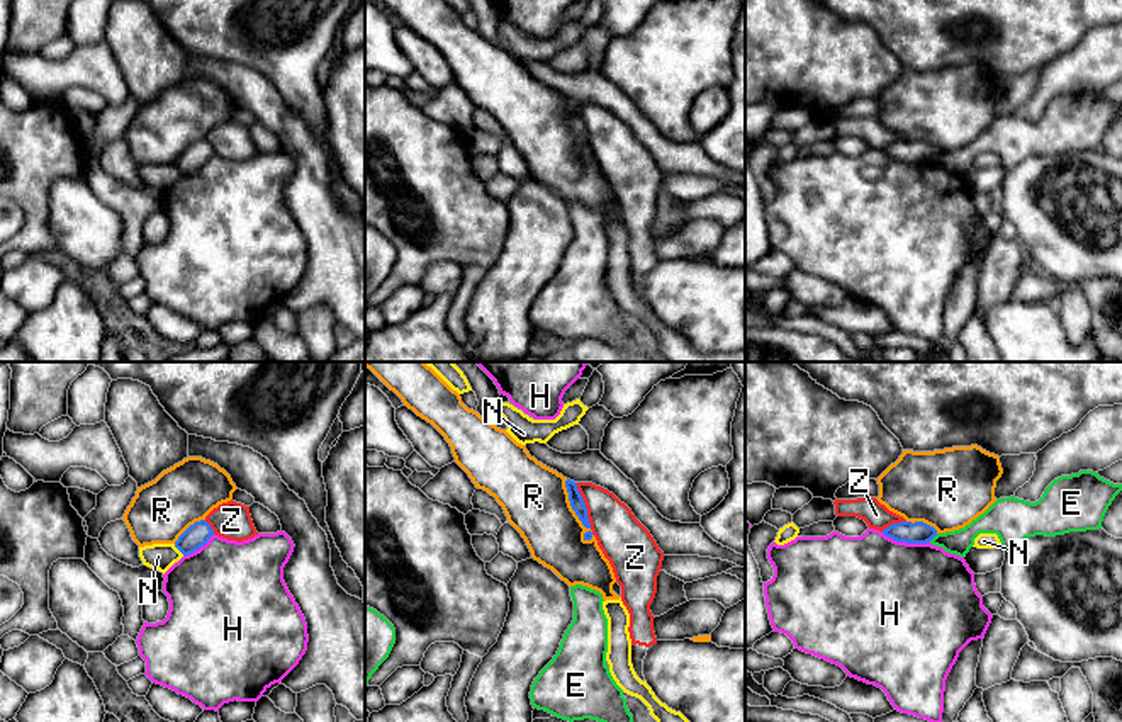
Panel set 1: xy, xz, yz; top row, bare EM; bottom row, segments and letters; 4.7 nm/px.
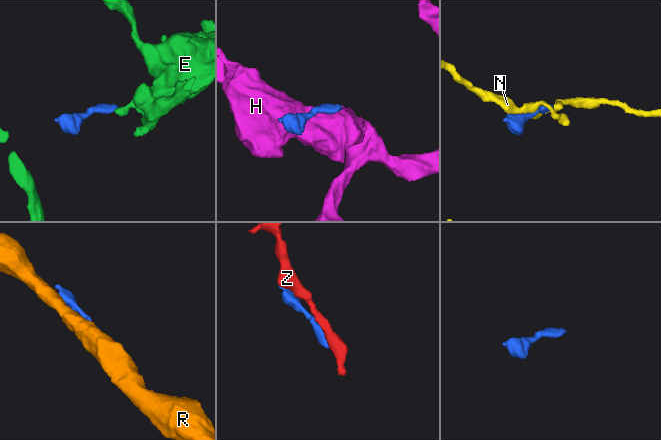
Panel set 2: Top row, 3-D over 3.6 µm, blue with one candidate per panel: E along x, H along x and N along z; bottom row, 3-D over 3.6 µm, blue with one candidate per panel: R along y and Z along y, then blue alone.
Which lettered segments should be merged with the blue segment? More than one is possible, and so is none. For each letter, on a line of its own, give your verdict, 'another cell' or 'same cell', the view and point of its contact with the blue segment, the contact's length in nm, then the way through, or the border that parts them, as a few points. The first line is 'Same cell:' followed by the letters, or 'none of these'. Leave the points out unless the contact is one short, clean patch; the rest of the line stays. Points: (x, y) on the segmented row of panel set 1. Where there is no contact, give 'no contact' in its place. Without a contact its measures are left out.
Same cell: none of these
E: another cell; contact yz (932, 537); length 60 nm; border yz (937, 534), (929, 541)
H: another cell; contact yz (905, 541); length 240 nm
N: another cell; contact xy (179, 549); length 80 nm
R: another cell; contact xz (574, 510); length 320 nm
Z: another cell; contact xz (584, 505); length 220 nm; border xz (576, 483), (591, 527)

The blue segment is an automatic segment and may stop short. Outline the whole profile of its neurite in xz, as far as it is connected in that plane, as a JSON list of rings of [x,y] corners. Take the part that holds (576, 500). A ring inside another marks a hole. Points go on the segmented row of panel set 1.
[[[567,479],[565,488],[567,488],[567,493],[569,493],[569,501],[570,501],[572,510],[575,511],[575,515],[579,516],[582,525],[586,528],[591,528],[591,523],[589,523],[589,518],[587,518],[587,508],[586,508],[586,503],[582,499],[579,489],[577,489],[577,482]]]

